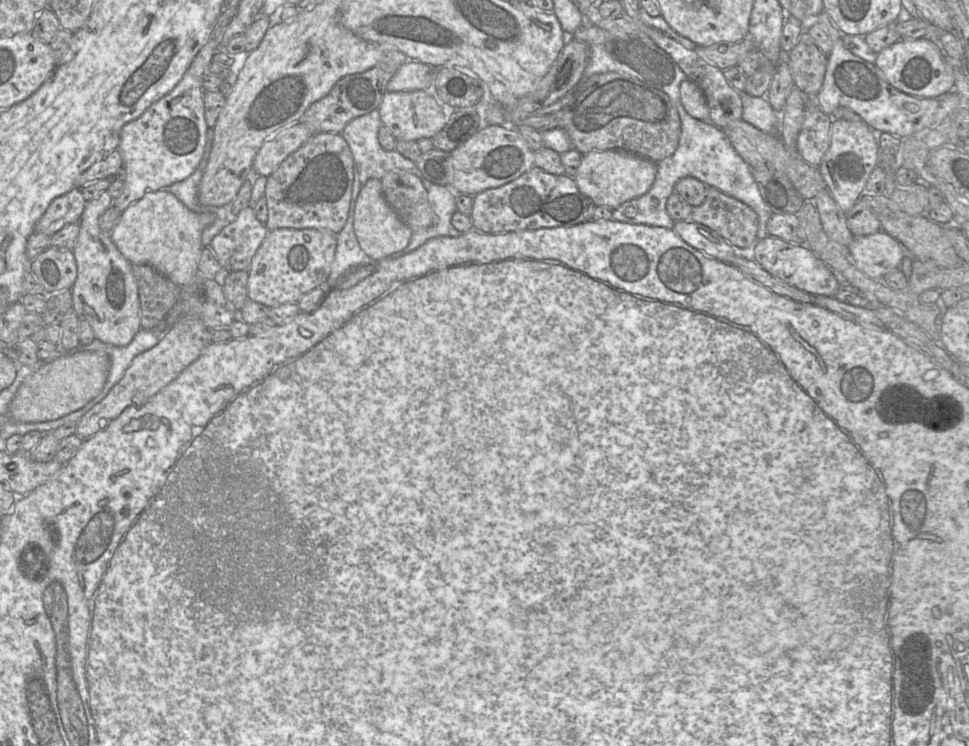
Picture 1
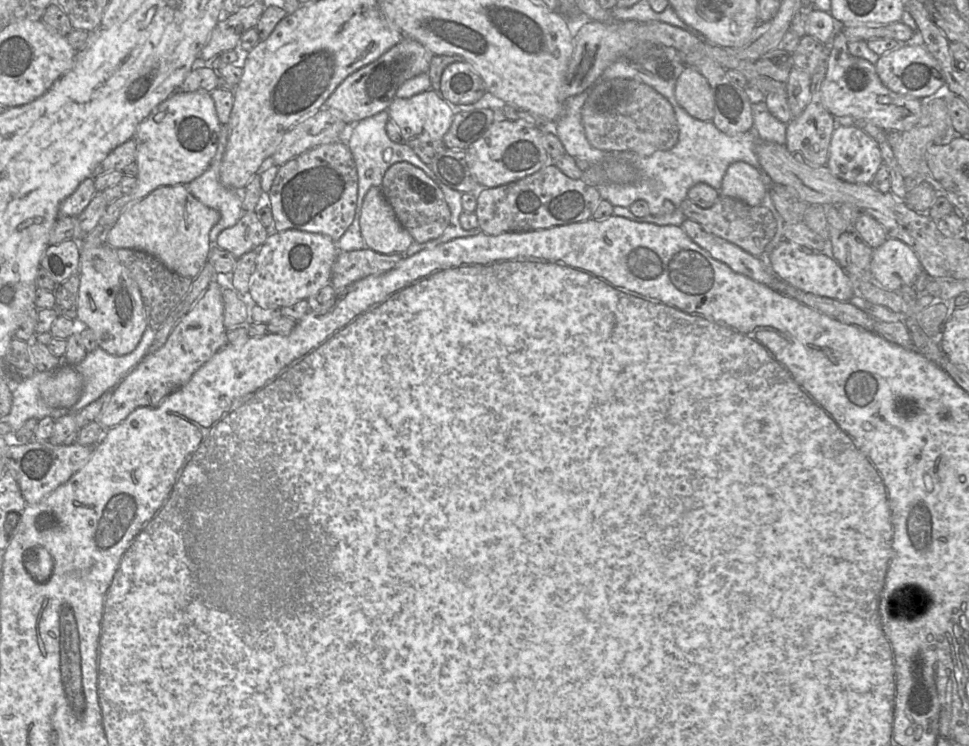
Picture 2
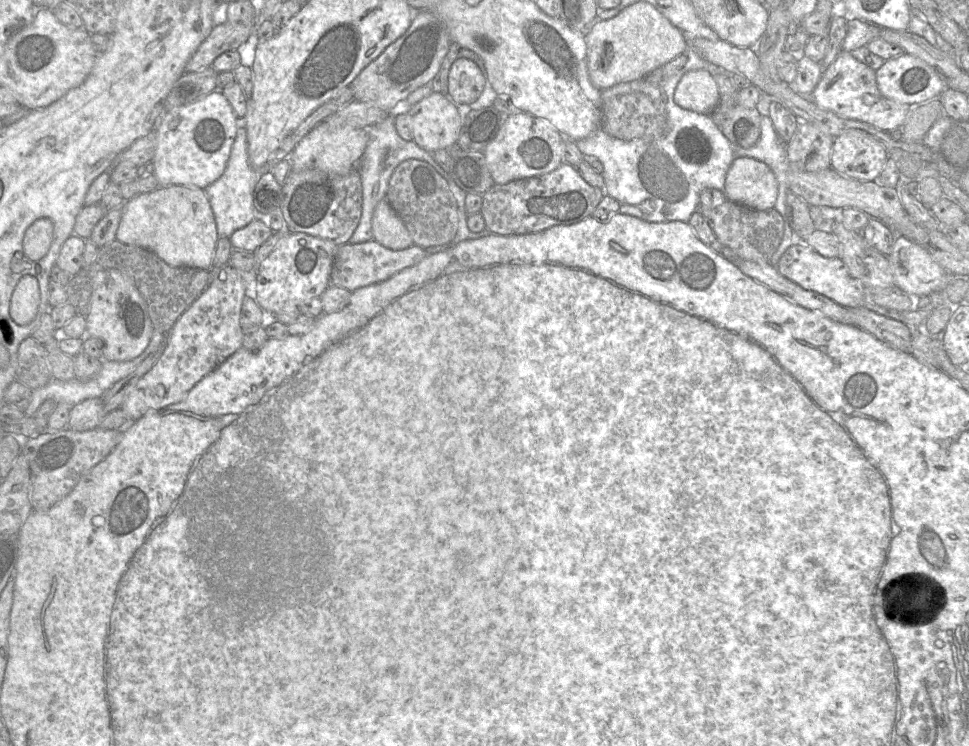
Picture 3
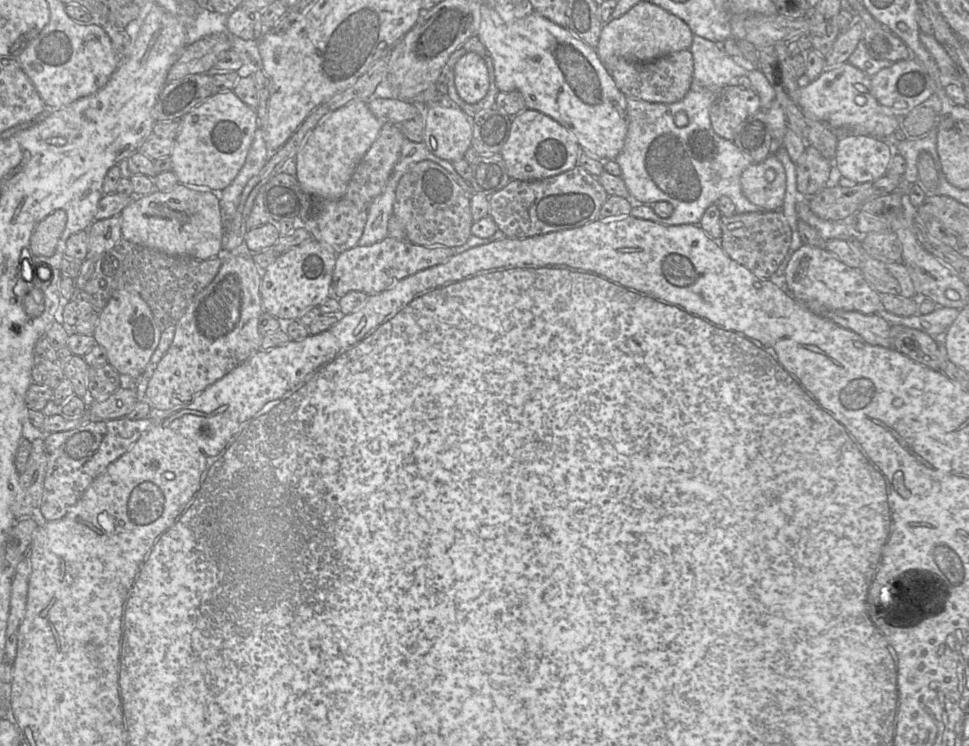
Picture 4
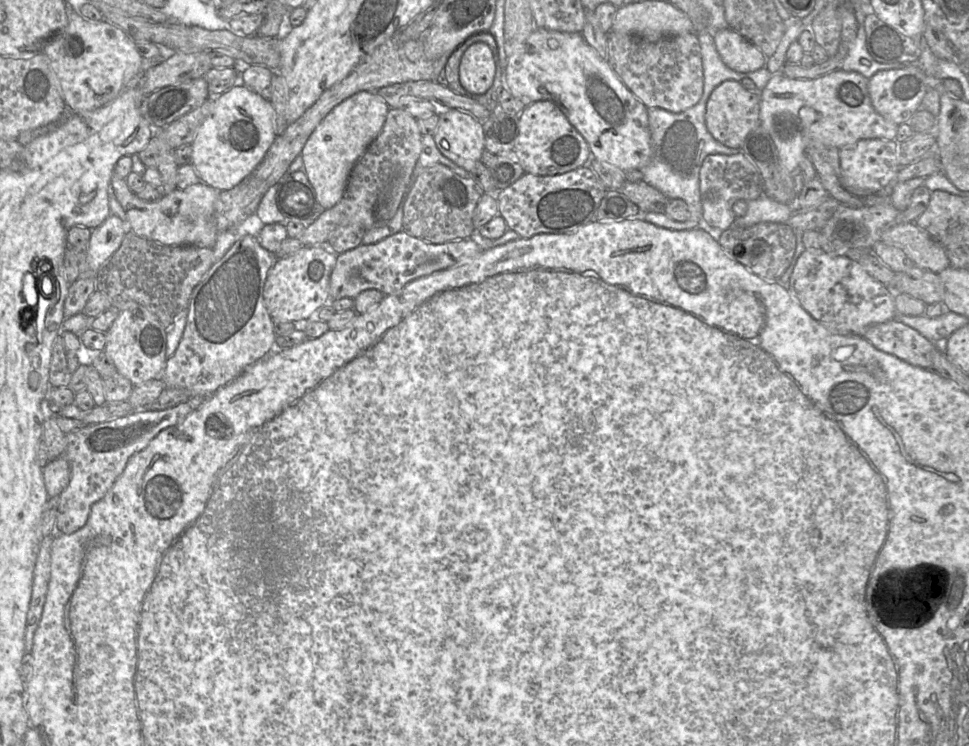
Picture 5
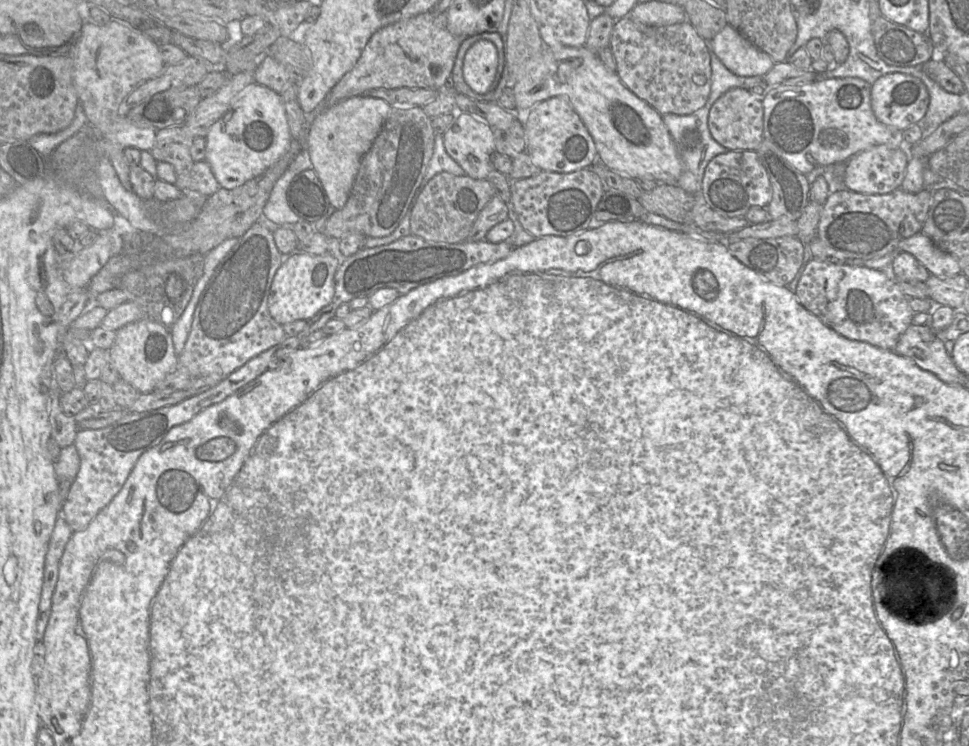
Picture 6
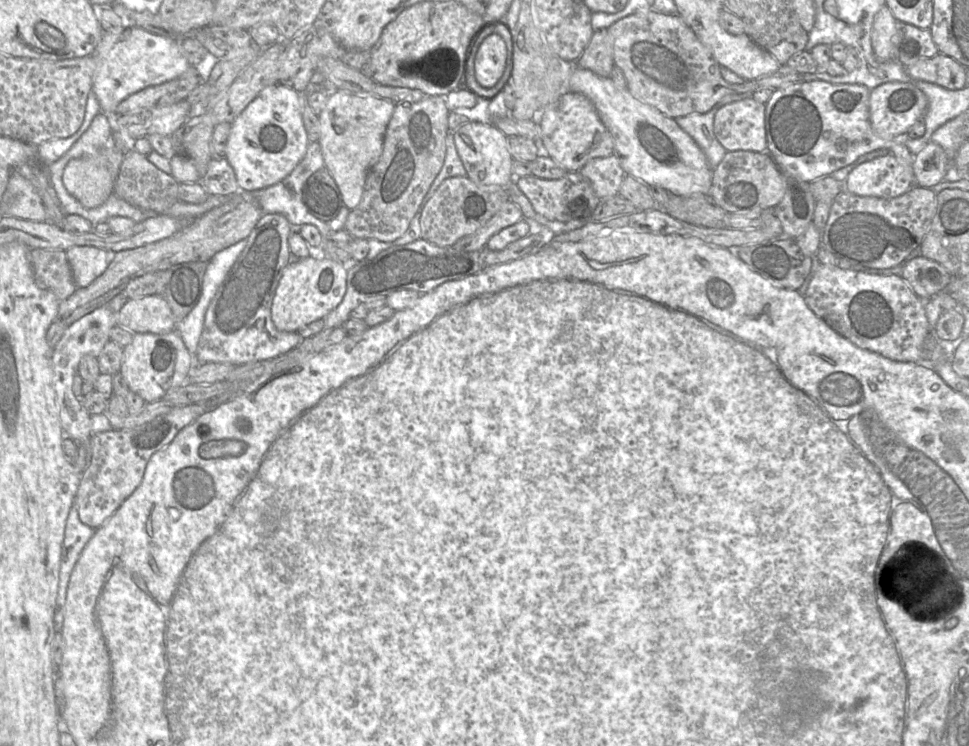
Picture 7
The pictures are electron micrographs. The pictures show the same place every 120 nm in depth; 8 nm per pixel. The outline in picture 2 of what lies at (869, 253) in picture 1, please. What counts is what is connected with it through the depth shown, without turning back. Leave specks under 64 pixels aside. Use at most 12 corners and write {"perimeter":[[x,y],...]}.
{"perimeter":[[889,237],[873,249],[872,280],[889,291],[924,272],[915,253]]}

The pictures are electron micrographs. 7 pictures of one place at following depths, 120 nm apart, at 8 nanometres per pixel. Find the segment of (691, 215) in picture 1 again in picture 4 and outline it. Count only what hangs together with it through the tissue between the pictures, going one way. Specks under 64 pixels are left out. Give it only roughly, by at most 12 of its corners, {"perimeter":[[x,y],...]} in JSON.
{"perimeter":[[781,211],[721,217],[719,244],[760,279],[792,231]]}

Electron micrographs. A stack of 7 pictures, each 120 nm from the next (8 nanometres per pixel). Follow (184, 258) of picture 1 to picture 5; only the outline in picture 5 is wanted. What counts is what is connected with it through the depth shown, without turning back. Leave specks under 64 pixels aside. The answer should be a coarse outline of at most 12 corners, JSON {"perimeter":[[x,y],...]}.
{"perimeter":[[111,177],[126,226],[168,246],[213,248],[219,191],[139,199]]}

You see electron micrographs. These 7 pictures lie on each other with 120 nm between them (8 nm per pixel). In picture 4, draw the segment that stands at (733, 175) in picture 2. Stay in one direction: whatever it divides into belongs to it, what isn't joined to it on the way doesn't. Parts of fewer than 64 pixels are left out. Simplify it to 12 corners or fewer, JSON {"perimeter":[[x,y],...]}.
{"perimeter":[[774,155],[747,167],[744,196],[779,211],[786,173]]}

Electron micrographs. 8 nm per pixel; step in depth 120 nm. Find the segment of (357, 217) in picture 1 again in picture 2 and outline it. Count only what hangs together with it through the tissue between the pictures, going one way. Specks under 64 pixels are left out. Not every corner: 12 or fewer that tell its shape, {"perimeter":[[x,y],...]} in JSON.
{"perimeter":[[381,187],[366,193],[359,225],[367,248],[402,254],[414,242]]}

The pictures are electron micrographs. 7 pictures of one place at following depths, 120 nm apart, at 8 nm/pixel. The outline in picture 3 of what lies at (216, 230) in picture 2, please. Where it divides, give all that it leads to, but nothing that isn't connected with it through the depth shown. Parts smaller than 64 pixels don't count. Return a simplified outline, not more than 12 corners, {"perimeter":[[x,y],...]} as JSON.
{"perimeter":[[244,120],[225,170],[204,189],[219,238],[255,219],[262,171],[249,162]]}

